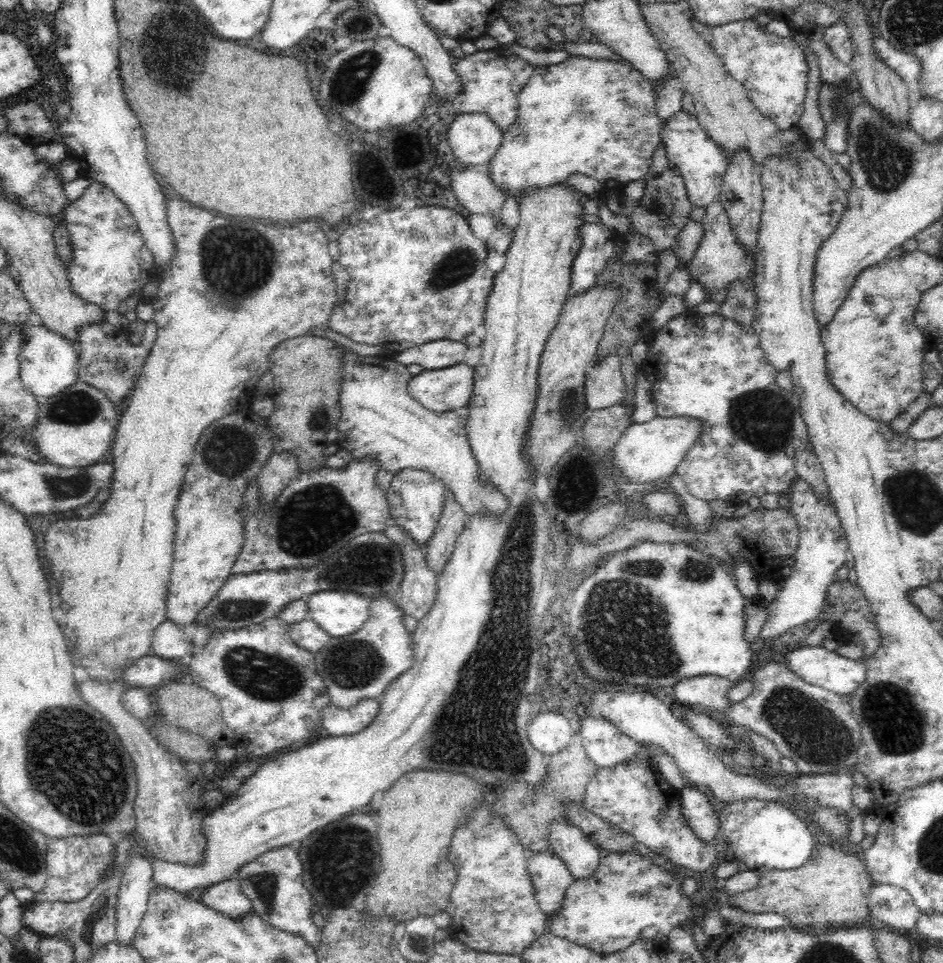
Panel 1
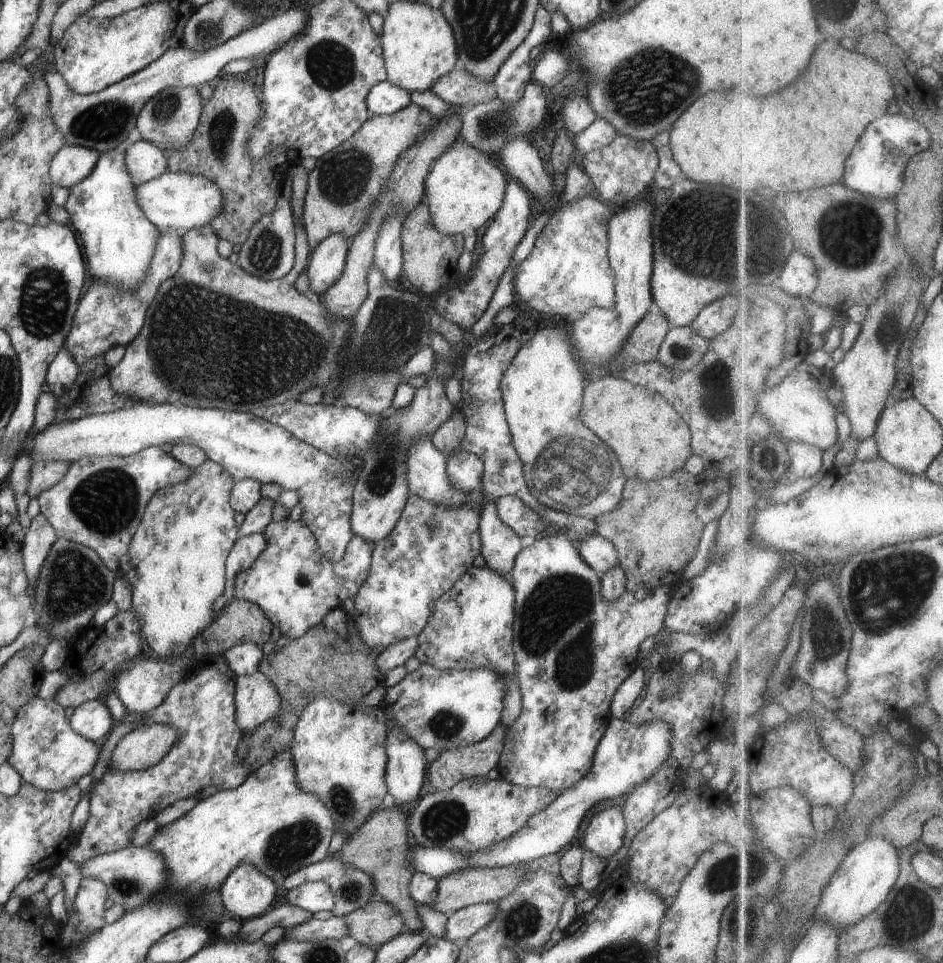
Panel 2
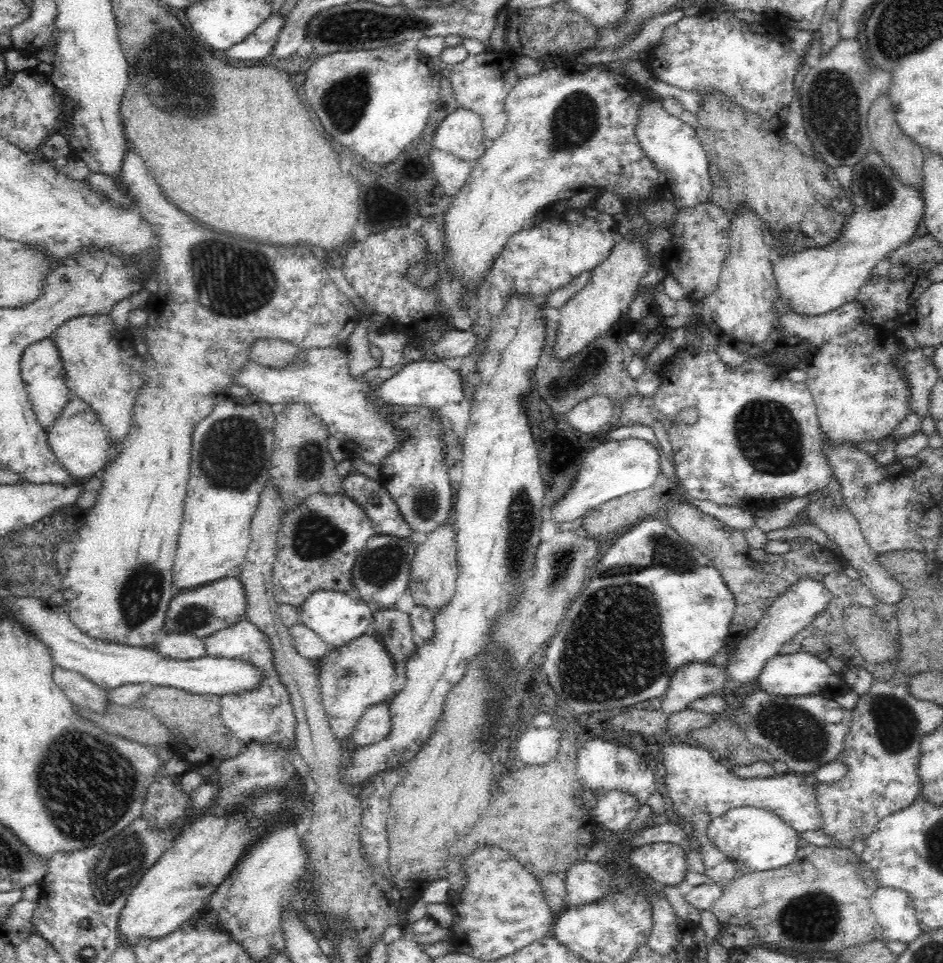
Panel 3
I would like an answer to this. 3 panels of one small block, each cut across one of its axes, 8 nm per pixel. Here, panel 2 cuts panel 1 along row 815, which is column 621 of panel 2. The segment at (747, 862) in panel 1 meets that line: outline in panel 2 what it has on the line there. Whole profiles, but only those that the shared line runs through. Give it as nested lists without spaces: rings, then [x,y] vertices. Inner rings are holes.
[[[611,717],[602,739],[598,742],[590,773],[560,794],[545,810],[532,816],[526,827],[512,837],[494,842],[486,849],[478,851],[452,851],[443,847],[416,844],[407,850],[407,866],[415,873],[432,876],[438,881],[464,870],[519,866],[564,851],[572,844],[582,818],[590,808],[607,798],[621,802],[634,786],[645,782],[669,758],[670,728],[671,726],[661,719],[634,725],[627,718]]]

